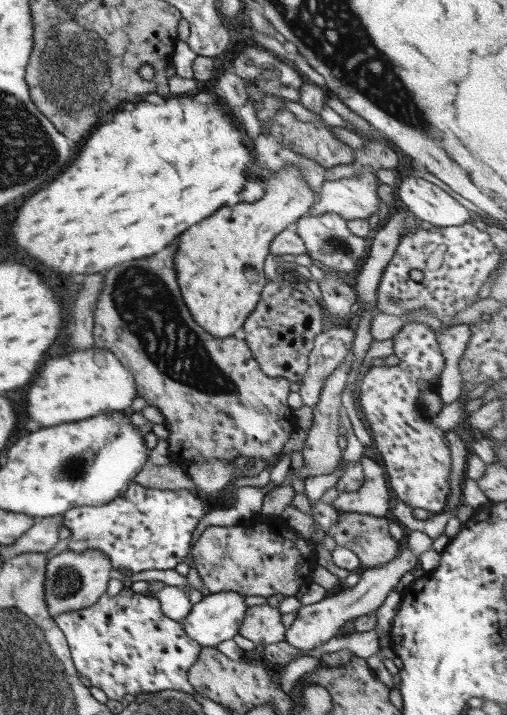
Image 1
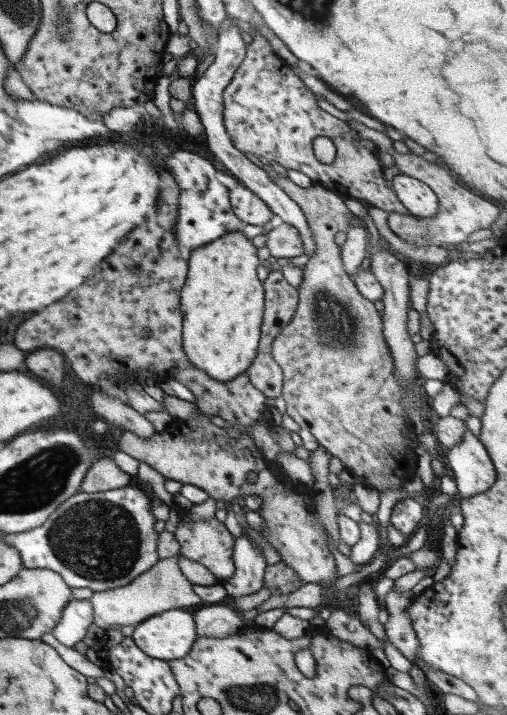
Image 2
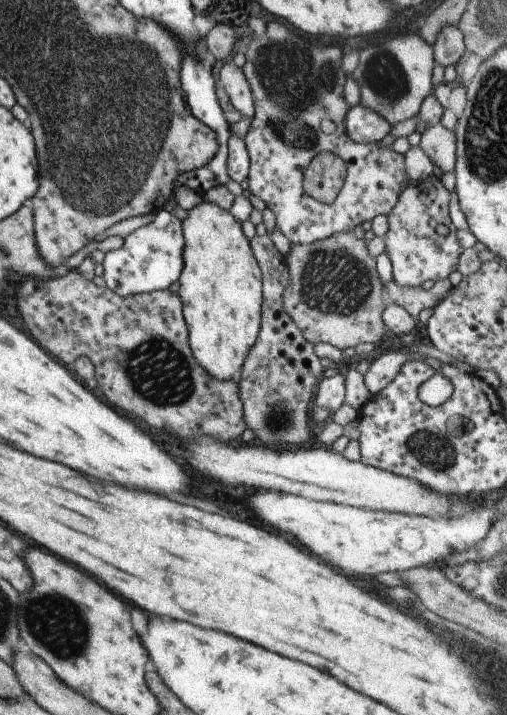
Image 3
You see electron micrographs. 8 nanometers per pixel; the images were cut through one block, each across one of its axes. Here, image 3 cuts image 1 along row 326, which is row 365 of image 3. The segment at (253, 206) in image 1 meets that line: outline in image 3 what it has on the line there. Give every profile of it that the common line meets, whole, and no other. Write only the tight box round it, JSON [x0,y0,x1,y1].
[178,198,263,381]

